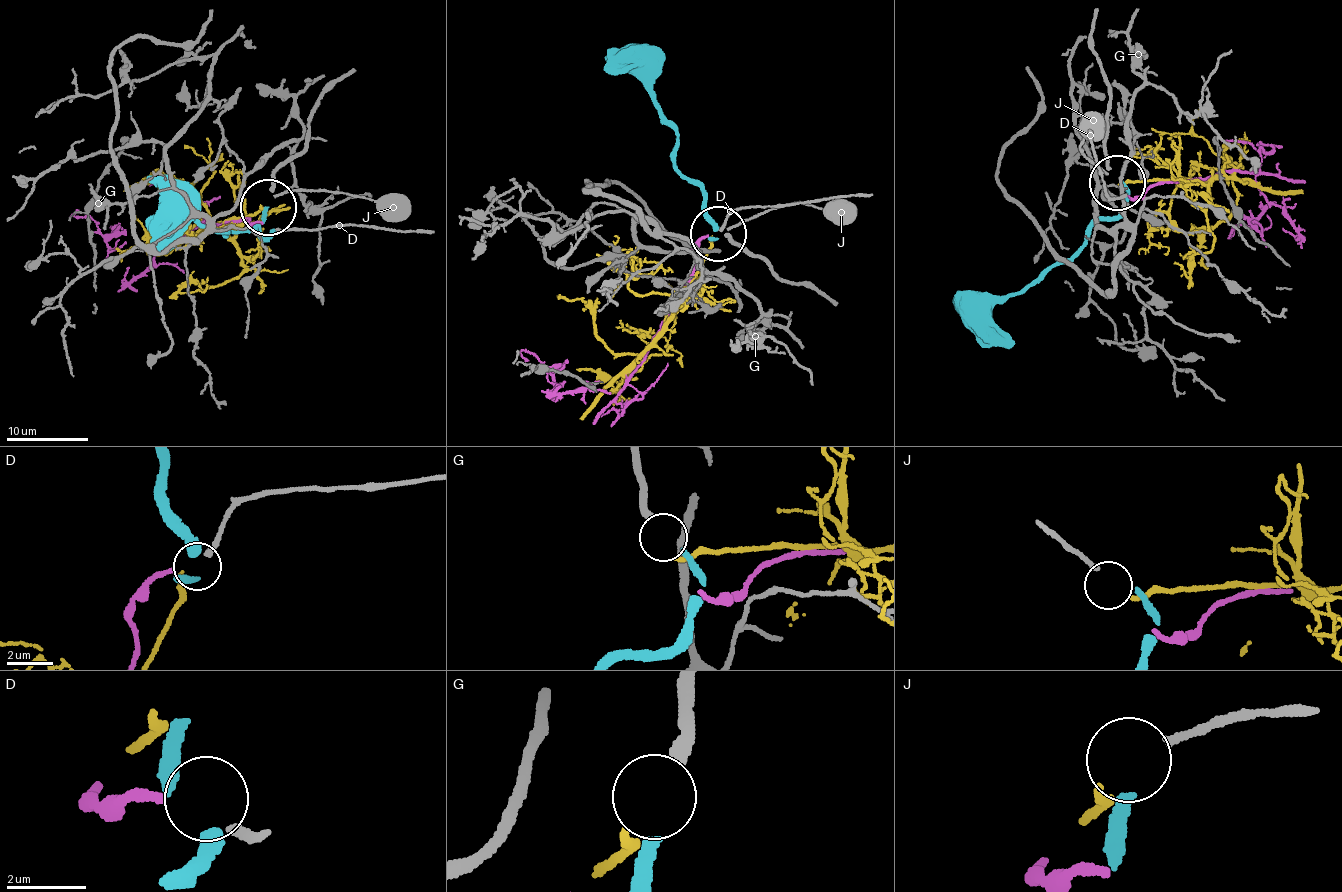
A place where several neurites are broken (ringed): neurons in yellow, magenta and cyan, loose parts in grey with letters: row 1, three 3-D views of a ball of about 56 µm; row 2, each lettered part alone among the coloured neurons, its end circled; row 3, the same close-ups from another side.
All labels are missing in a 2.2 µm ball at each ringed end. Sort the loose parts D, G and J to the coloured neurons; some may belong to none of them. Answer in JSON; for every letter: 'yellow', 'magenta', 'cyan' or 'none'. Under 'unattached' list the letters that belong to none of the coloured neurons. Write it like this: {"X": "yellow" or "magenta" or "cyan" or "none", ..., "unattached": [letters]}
{"D": "magenta", "G": "cyan", "J": "yellow", "unattached": []}

